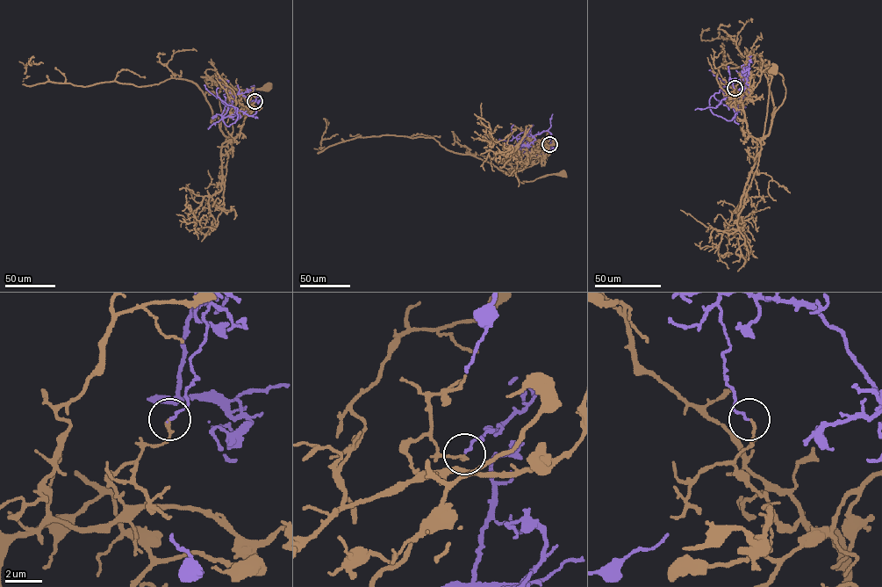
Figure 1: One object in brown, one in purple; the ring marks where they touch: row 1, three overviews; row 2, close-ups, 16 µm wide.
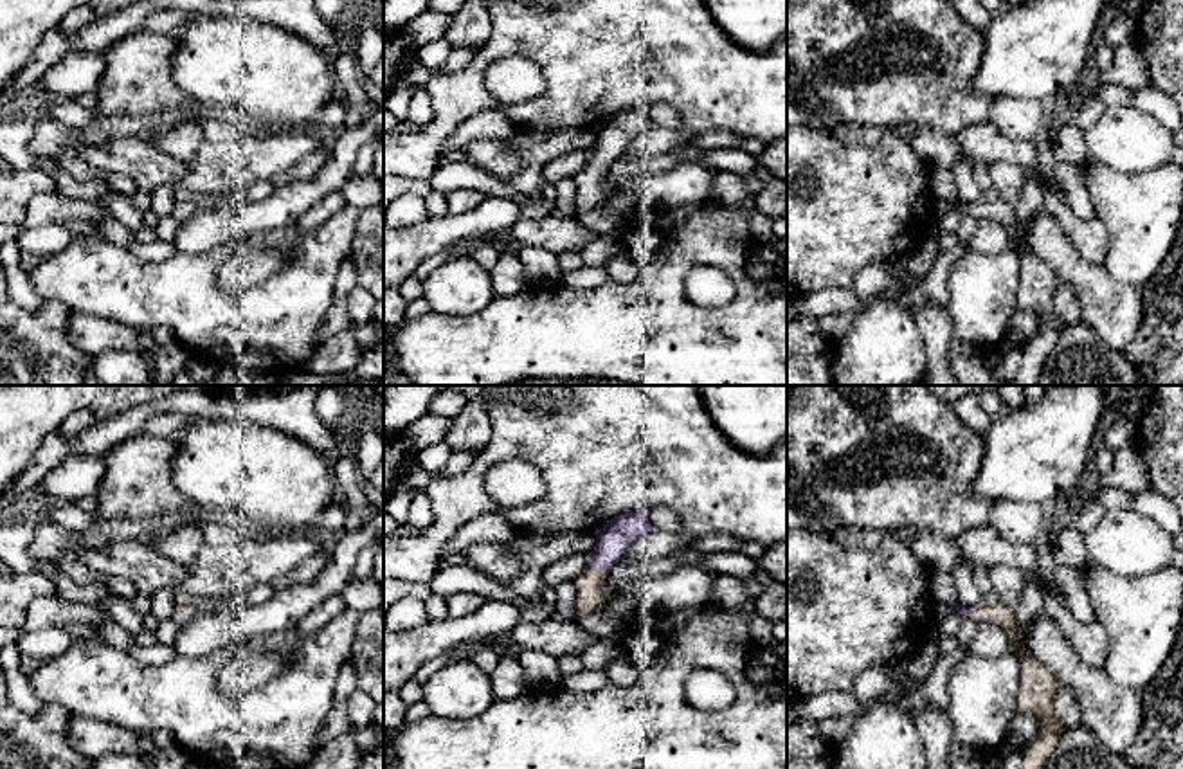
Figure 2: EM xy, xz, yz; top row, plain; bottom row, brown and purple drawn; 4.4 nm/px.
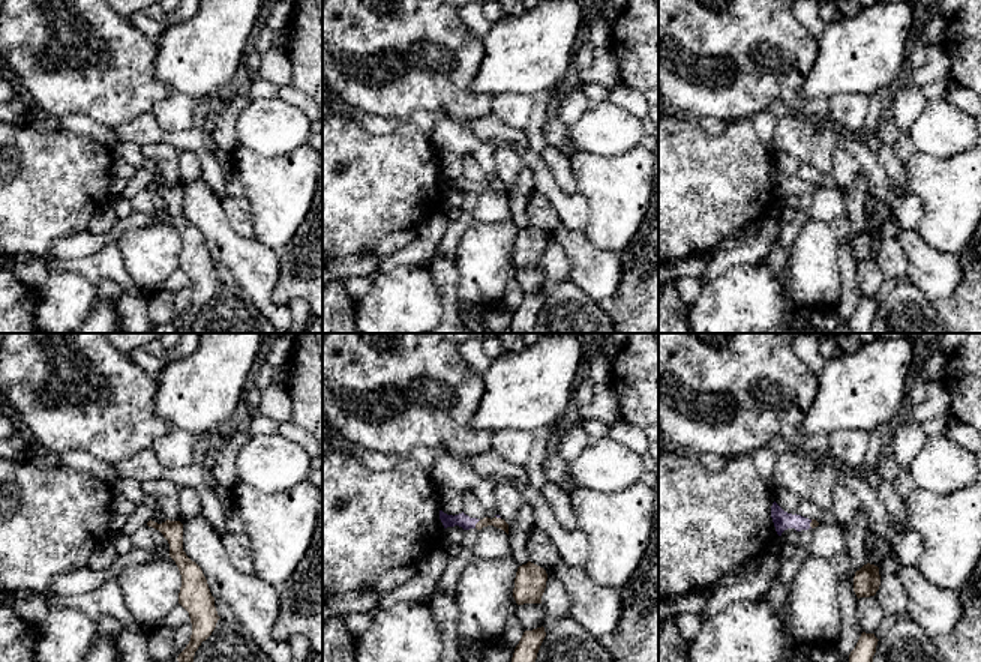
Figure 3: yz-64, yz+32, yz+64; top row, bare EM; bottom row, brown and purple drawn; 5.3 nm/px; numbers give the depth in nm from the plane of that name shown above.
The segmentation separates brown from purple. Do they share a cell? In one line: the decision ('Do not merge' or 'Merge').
Do not merge

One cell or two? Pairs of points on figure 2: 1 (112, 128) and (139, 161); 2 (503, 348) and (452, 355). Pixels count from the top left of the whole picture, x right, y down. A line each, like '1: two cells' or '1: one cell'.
1: two cells
2: one cell

